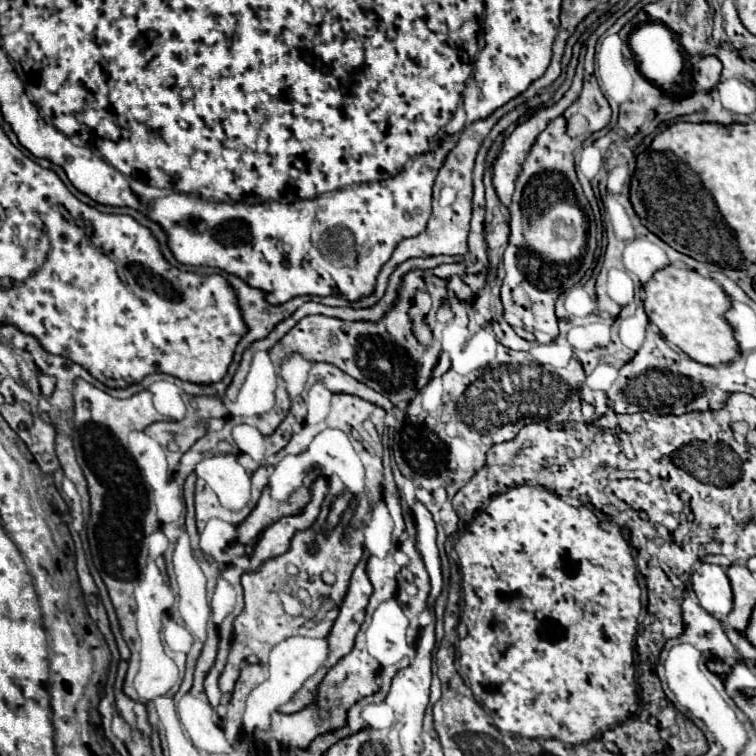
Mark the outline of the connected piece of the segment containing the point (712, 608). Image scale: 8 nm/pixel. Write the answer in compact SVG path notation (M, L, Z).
M701 564L699 570L691 576L693 590L699 598L699 604L713 614L715 618L723 618L733 608L733 590L729 578L721 566Z

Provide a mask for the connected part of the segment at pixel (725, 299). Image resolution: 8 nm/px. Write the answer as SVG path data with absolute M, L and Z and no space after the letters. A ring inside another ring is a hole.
M667 266L655 272L653 278L643 286L643 290L643 304L649 320L669 342L687 352L695 362L717 366L731 362L739 354L733 326L725 318L725 312L731 308L731 300L715 280L703 278L693 270Z

